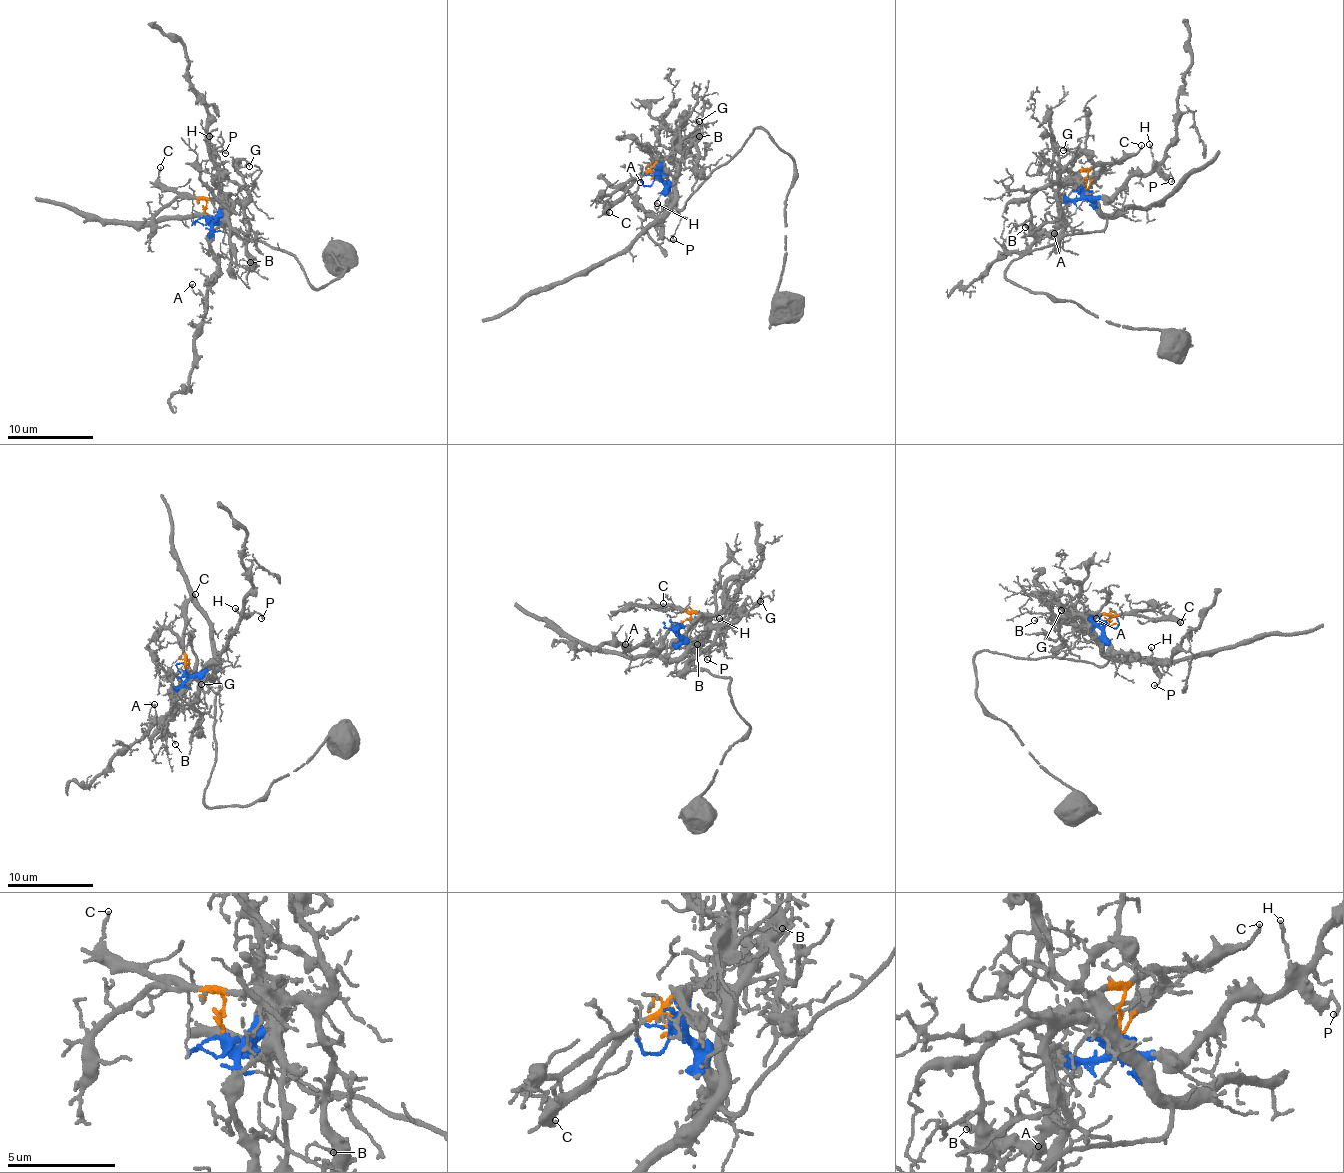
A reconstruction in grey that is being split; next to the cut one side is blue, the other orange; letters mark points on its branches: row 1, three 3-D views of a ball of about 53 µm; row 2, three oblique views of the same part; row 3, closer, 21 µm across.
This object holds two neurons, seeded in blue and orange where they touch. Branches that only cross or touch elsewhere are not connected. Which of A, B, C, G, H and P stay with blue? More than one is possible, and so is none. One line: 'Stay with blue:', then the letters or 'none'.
Stay with blue: A, H, P

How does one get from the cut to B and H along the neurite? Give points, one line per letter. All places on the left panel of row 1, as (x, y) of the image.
B: (206, 215), (206, 200), (210, 198), (223, 206), (231, 243), (231, 259), (237, 263), (242, 259), (250, 262)
H: (206, 216), (216, 216), (221, 203), (221, 176), (208, 137)

